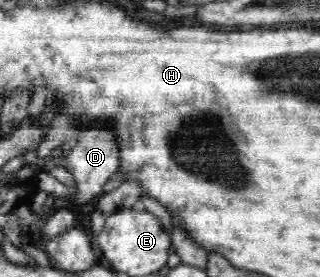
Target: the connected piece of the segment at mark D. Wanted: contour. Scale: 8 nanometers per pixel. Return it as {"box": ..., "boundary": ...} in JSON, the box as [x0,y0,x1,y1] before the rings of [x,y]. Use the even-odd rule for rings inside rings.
{"box":[66,131,119,203],"boundary":[[[93,131],[83,132],[81,136],[75,139],[72,149],[66,157],[66,169],[69,169],[77,181],[77,195],[75,203],[87,203],[91,201],[97,193],[103,192],[105,183],[109,181],[111,175],[115,173],[116,166],[119,166],[119,151],[116,147],[114,135],[110,131]]]}

